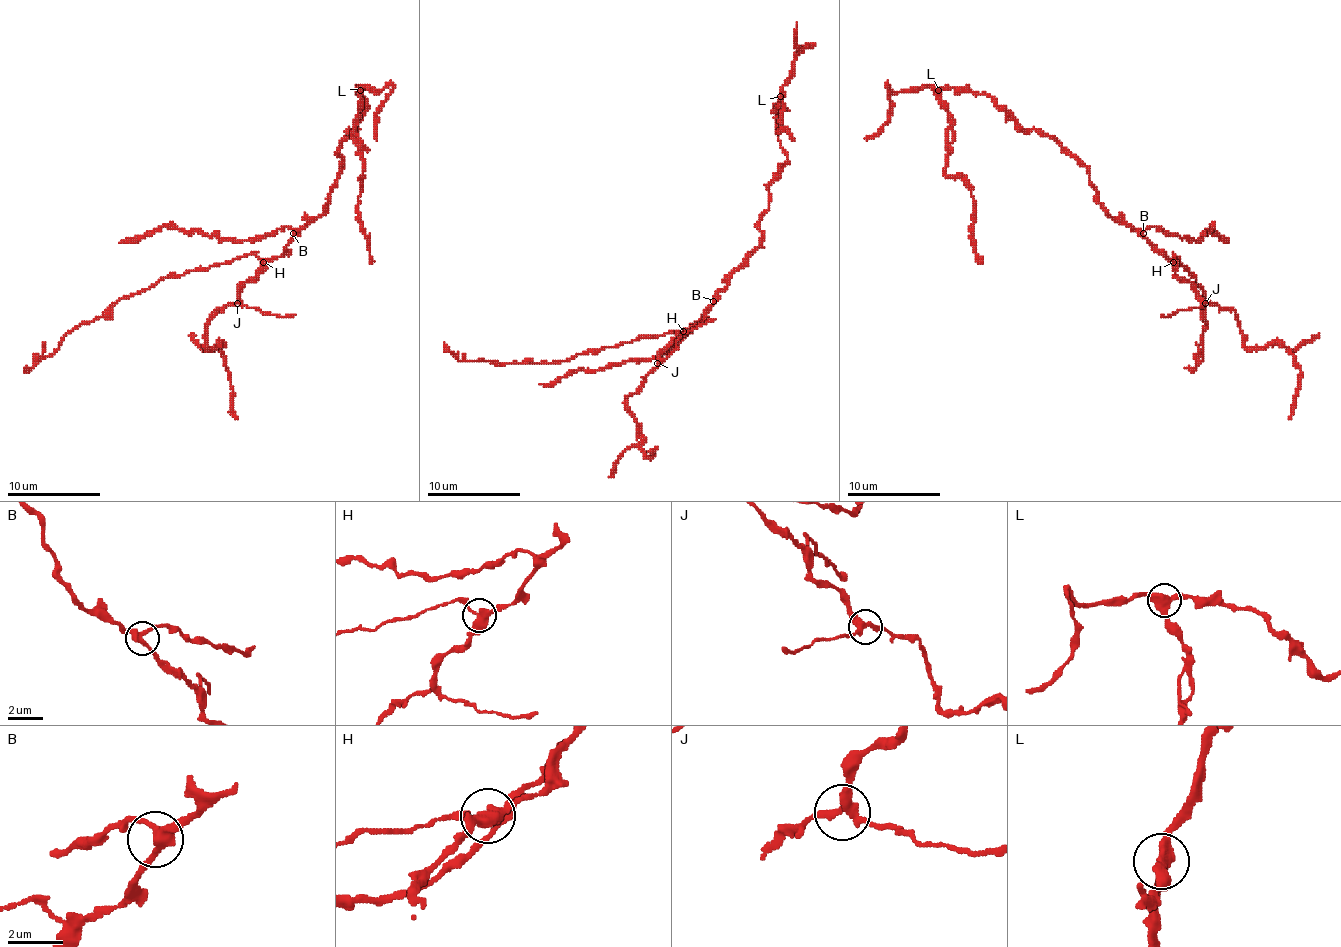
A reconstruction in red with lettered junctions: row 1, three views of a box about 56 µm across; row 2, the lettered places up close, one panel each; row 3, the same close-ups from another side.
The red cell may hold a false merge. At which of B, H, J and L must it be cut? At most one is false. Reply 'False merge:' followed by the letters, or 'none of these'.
False merge: H

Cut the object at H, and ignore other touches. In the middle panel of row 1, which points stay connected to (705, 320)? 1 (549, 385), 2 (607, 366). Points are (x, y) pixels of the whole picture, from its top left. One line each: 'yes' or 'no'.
1: yes
2: yes

